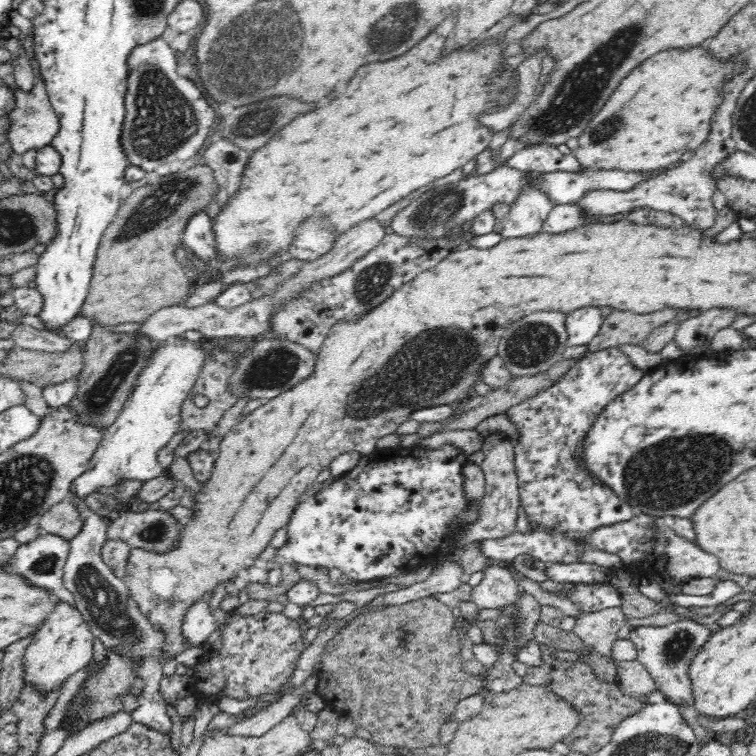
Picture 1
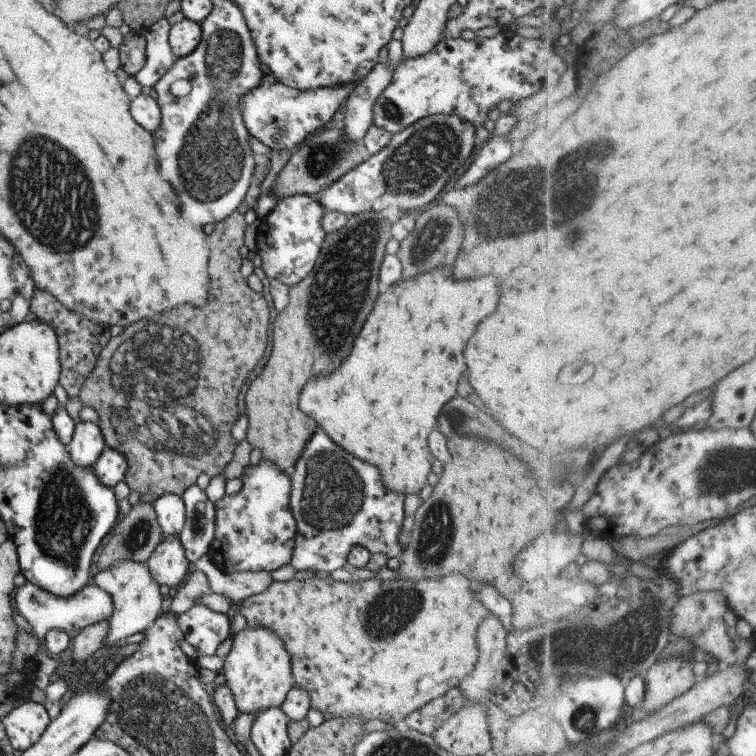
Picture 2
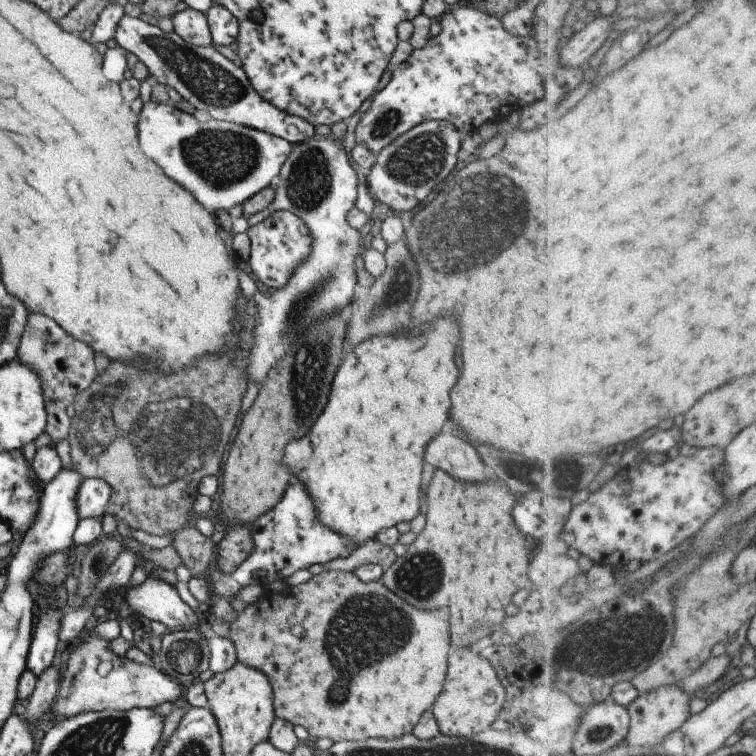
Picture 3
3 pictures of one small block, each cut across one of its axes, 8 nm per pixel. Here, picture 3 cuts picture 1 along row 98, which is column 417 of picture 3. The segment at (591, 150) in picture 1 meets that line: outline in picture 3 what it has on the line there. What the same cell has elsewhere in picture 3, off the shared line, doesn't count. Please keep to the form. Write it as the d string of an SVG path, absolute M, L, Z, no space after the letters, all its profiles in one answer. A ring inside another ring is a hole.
M329 569L320 574L311 575L306 582L286 589L272 587L255 602L240 606L236 617L229 623L228 639L234 646L237 662L259 669L268 678L272 688L272 707L274 716L290 722L293 726L305 728L312 740L330 738L335 741L363 741L368 738L394 739L402 734L411 733L419 717L436 699L441 690L447 666L449 650L449 616L447 608L441 610L417 610L405 600L389 592L380 581L364 583L352 572Z

